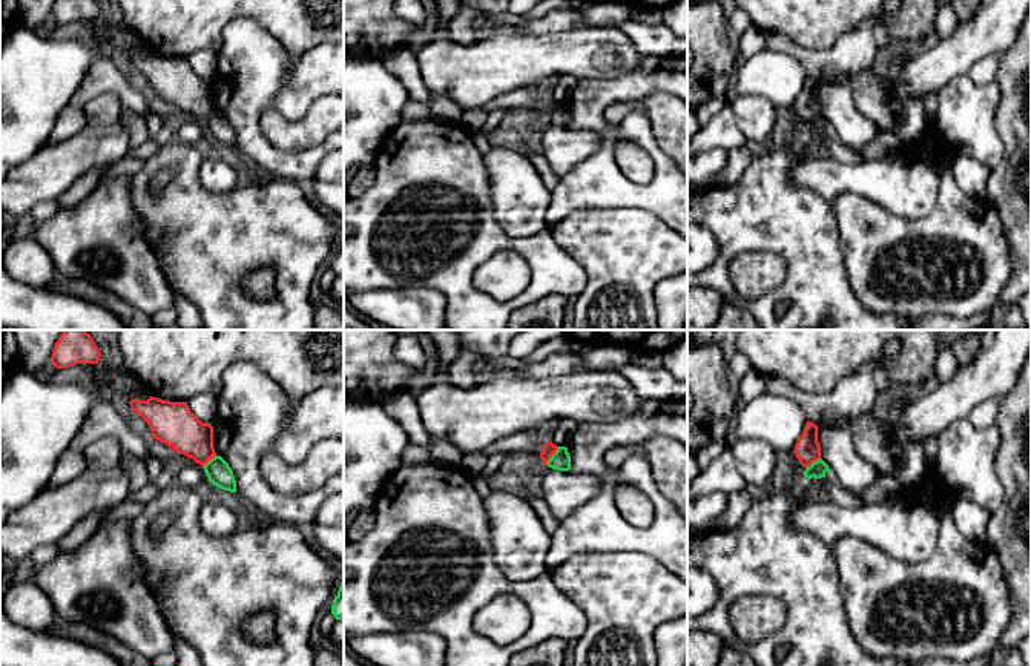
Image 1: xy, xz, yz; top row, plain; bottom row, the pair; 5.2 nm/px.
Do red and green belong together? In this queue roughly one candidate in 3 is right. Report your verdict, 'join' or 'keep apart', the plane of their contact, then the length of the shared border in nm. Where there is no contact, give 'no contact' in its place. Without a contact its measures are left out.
keep apart | xz | 120 nm

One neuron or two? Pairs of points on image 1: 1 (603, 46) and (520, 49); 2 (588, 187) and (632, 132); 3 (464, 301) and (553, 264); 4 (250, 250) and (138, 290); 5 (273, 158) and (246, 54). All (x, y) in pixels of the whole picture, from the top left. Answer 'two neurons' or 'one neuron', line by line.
1: one neuron
2: one neuron
3: one neuron
4: two neurons
5: one neuron

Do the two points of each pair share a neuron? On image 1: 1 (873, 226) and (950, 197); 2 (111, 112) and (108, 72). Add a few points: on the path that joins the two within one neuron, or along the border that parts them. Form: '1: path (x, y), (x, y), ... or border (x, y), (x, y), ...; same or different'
1: path (895, 229), (925, 229), (936, 218); same
2: border (123, 105), (115, 94), (102, 92), (83, 109); different

